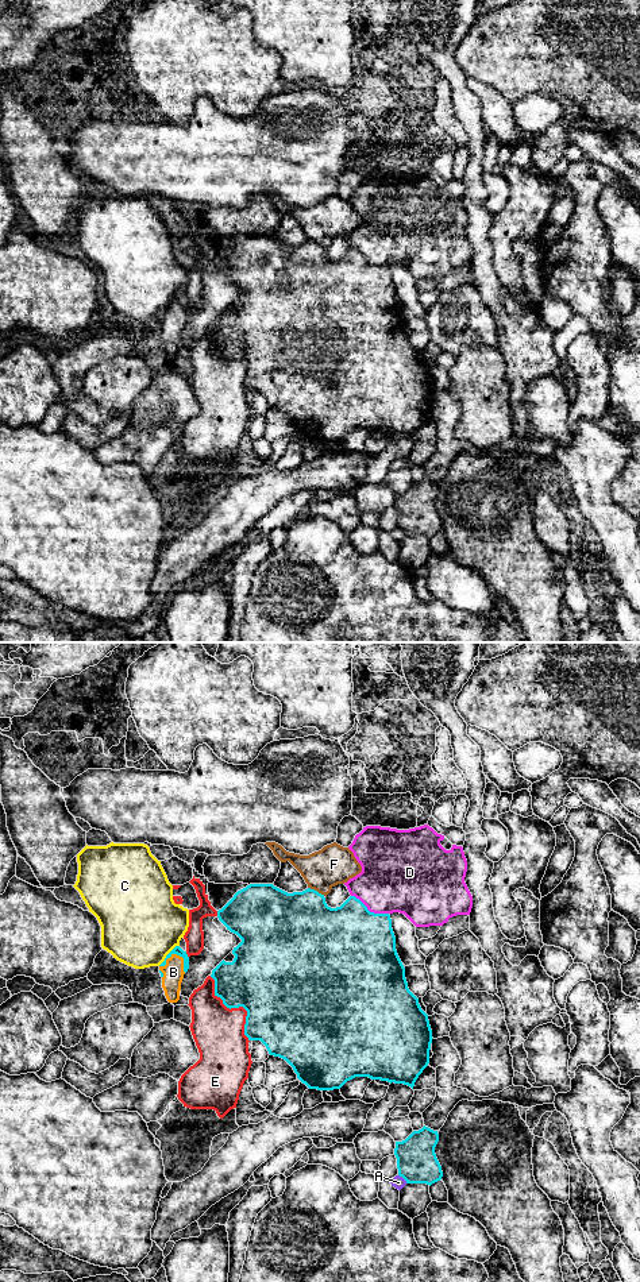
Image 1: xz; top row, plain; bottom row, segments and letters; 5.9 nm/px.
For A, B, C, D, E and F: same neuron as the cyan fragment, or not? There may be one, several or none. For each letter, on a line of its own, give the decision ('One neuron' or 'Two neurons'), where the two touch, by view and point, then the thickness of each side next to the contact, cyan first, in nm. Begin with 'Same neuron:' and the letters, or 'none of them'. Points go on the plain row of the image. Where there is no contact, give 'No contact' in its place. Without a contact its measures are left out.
Same neuron: B
A: Two neurons. Touches cyan at xz (403, 529). Thickness 240 nm (cyan) against 80 nm
B: One neuron. Touches cyan at xz (177, 307). Thickness 50 nm (cyan) against 130 nm
C: Two neurons. Touches cyan at xz (168, 307). Thickness 50 nm (cyan) against 480 nm
D: Two neurons. Touches cyan at xz (369, 263). Thickness 500 nm (cyan) against 400 nm
E: Two neurons. Touches cyan at xz (236, 359). Thickness 460 nm (cyan) against 300 nm
F: Two neurons. Touches cyan at xz (316, 243). Thickness 440 nm (cyan) against 240 nm

